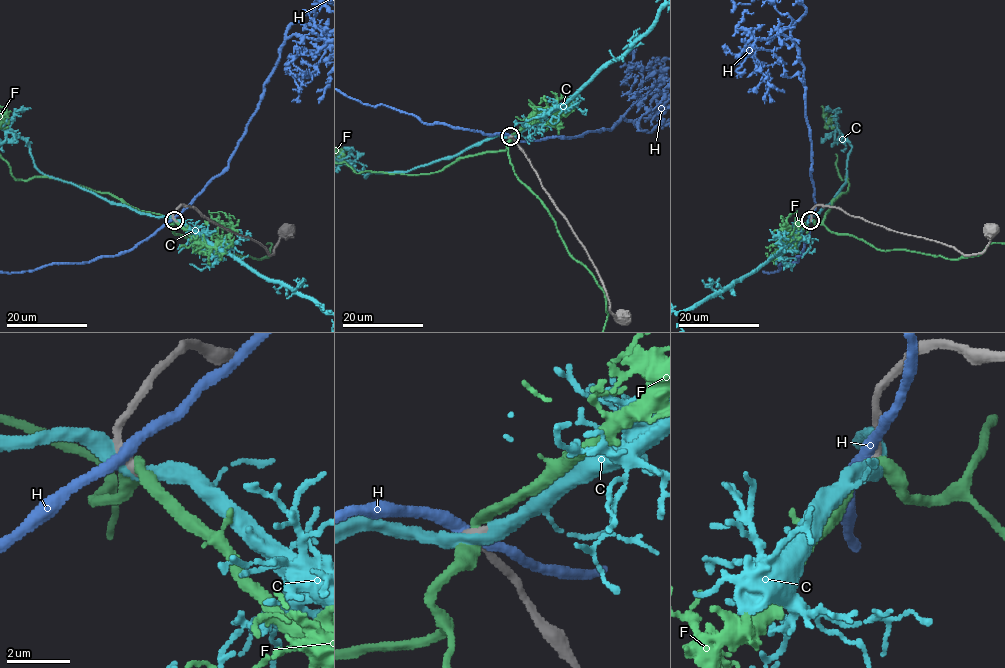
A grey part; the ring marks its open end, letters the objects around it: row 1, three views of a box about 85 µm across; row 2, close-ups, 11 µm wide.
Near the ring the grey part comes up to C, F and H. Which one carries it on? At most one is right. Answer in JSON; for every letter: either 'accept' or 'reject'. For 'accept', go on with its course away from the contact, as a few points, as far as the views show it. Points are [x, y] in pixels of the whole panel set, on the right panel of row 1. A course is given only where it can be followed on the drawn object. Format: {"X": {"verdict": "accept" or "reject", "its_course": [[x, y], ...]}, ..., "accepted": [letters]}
{"C": {"verdict": "accept"}, "F": {"verdict": "reject"}, "H": {"verdict": "reject"}, "accepted": ["C"]}

